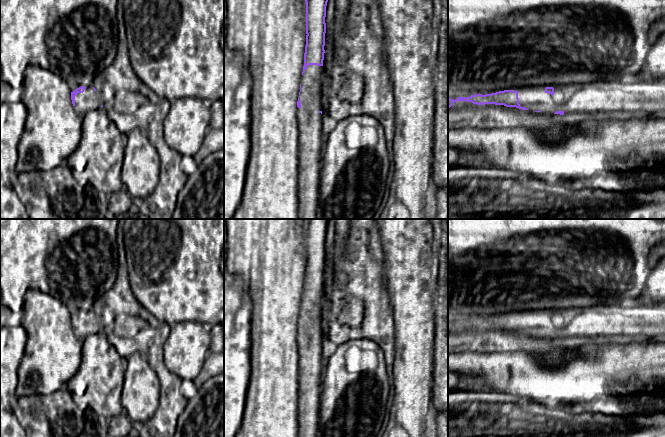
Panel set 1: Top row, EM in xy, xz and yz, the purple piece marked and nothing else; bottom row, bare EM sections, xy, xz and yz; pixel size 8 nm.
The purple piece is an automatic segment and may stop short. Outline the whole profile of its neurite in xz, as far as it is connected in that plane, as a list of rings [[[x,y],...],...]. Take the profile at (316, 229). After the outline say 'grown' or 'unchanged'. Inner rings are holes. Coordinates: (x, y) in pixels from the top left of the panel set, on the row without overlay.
[[[304,219],[306,269],[297,325],[299,352],[298,437],[318,437],[320,398],[326,361],[323,358],[323,284],[328,219]]]; grown

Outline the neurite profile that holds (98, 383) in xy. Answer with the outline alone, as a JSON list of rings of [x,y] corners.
[[[103,331],[90,334],[83,340],[80,367],[65,387],[79,408],[90,408],[110,419],[124,412],[121,395],[125,369],[125,359]]]

